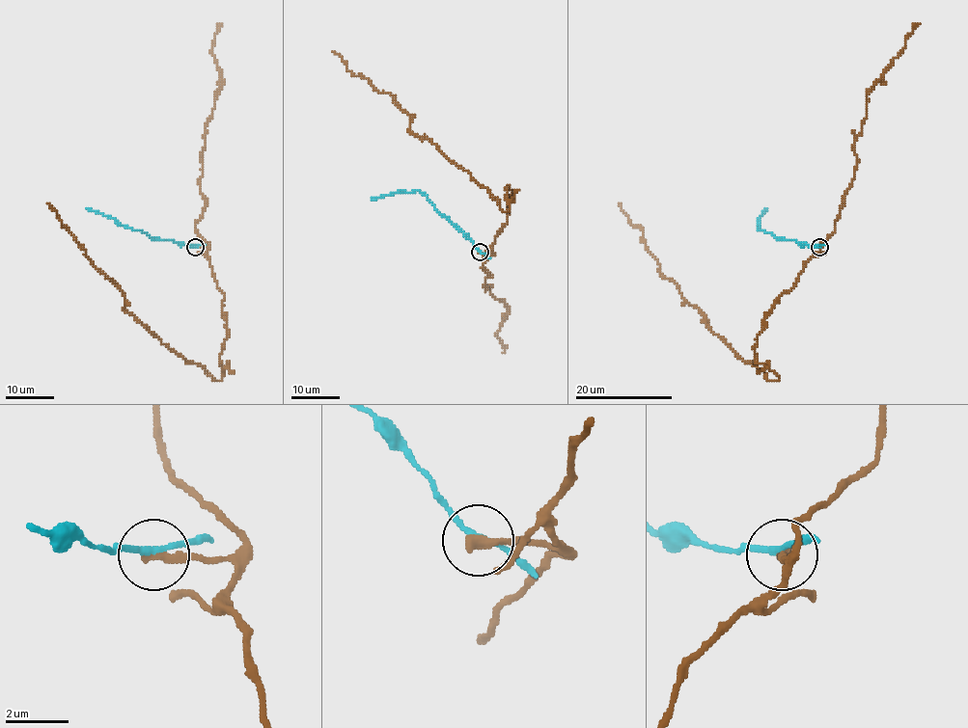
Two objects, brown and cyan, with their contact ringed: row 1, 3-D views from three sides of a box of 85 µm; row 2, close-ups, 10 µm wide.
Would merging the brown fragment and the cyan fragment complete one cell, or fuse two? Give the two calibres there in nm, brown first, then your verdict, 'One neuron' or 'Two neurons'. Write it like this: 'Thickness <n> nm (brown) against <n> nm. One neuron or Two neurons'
Thickness 400 nm (brown) against 150 nm. Two neurons

